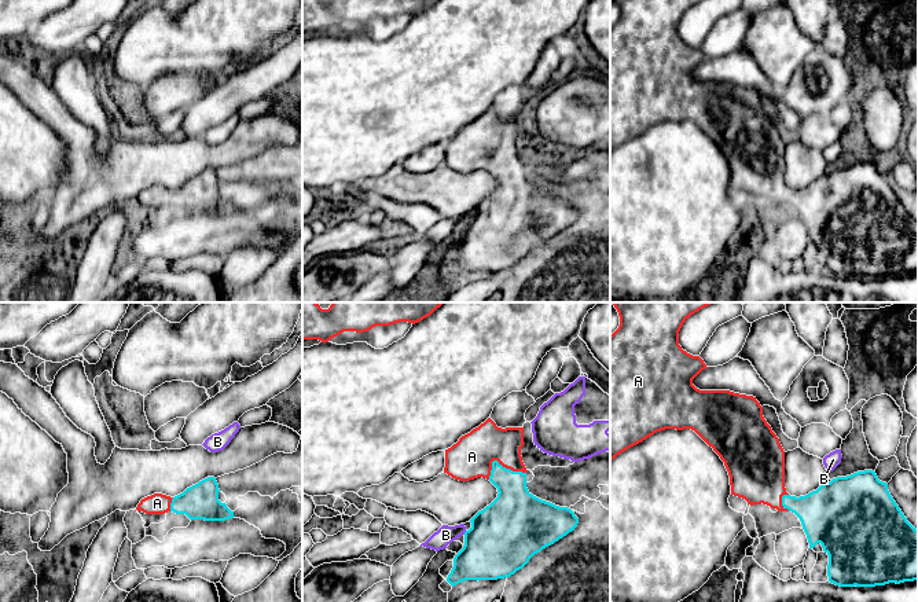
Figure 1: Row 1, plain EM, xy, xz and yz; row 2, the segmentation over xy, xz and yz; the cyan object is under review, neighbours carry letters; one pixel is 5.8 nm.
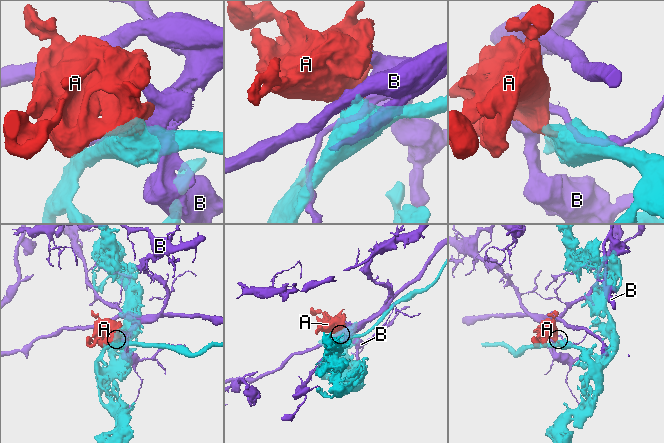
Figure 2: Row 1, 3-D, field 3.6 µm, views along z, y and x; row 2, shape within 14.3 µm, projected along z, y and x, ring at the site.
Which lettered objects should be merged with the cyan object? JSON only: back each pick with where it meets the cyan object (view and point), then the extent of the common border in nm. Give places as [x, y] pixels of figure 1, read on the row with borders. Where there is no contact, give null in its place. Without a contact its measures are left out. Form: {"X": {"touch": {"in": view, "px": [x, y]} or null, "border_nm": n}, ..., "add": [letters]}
{"A": {"touch": {"in": "xz", "px": [500, 465]}, "border_nm": 220}, "add": ["A"]}

